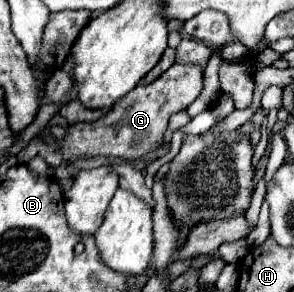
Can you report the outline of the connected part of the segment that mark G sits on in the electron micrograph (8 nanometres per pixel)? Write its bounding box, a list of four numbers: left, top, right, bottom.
[59,64,203,160]

